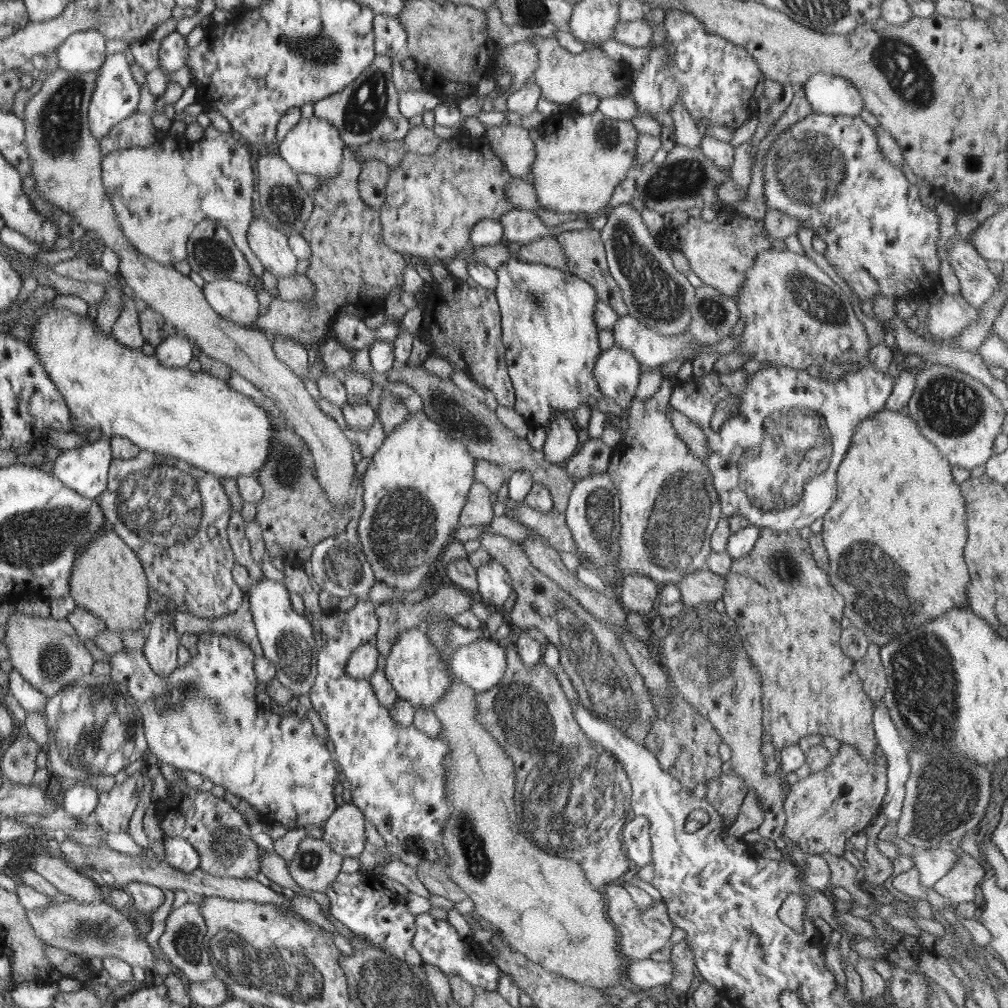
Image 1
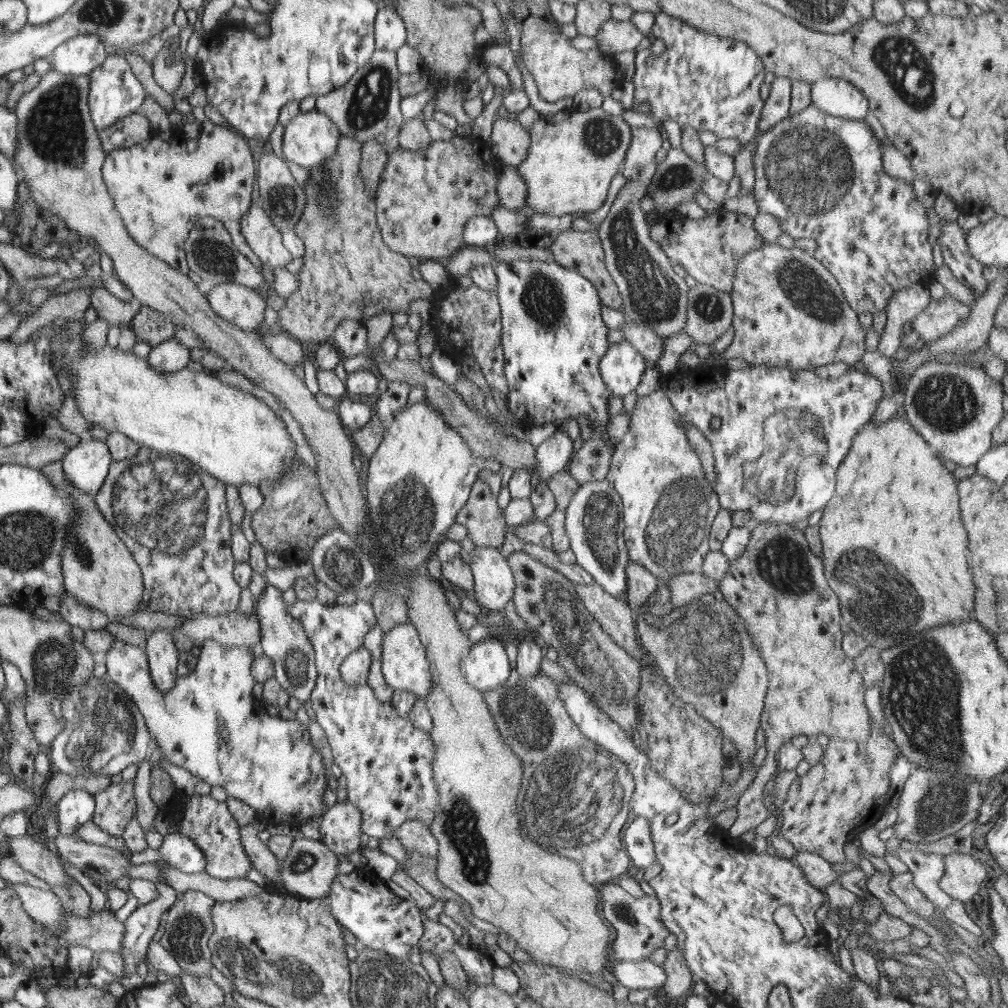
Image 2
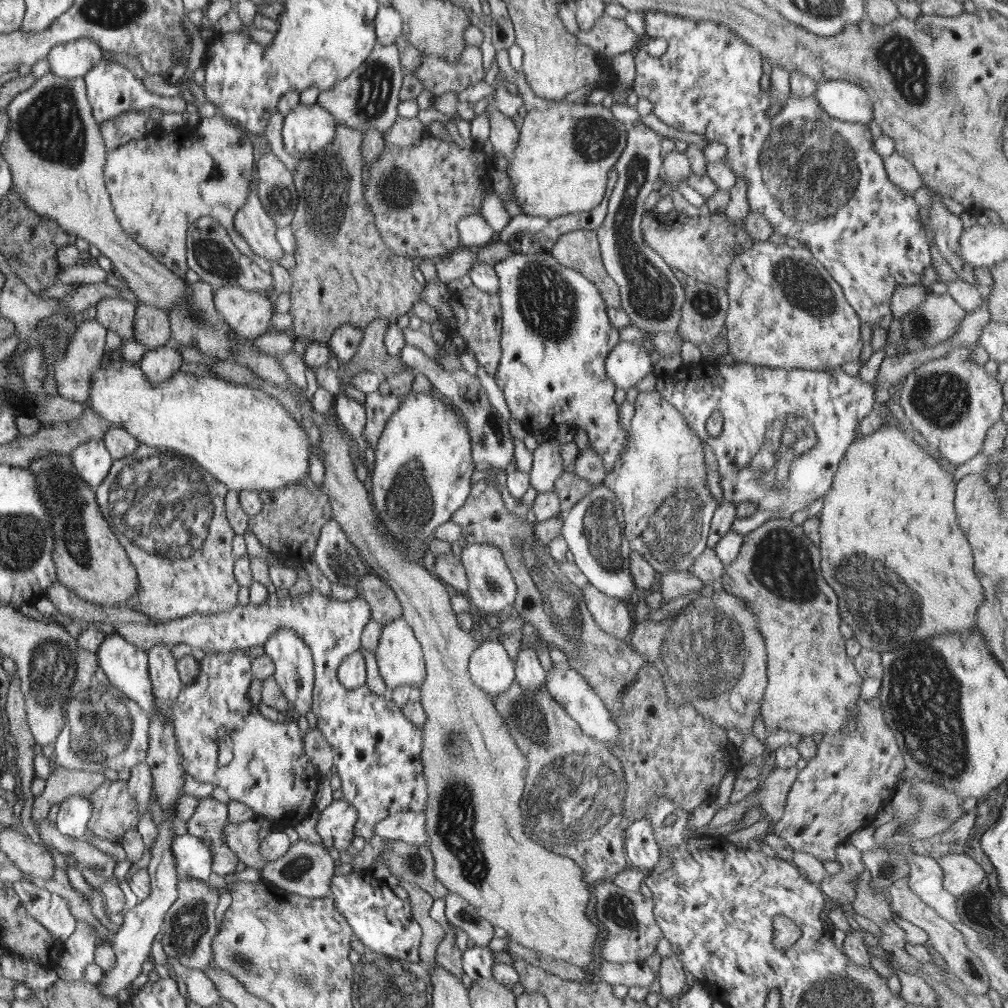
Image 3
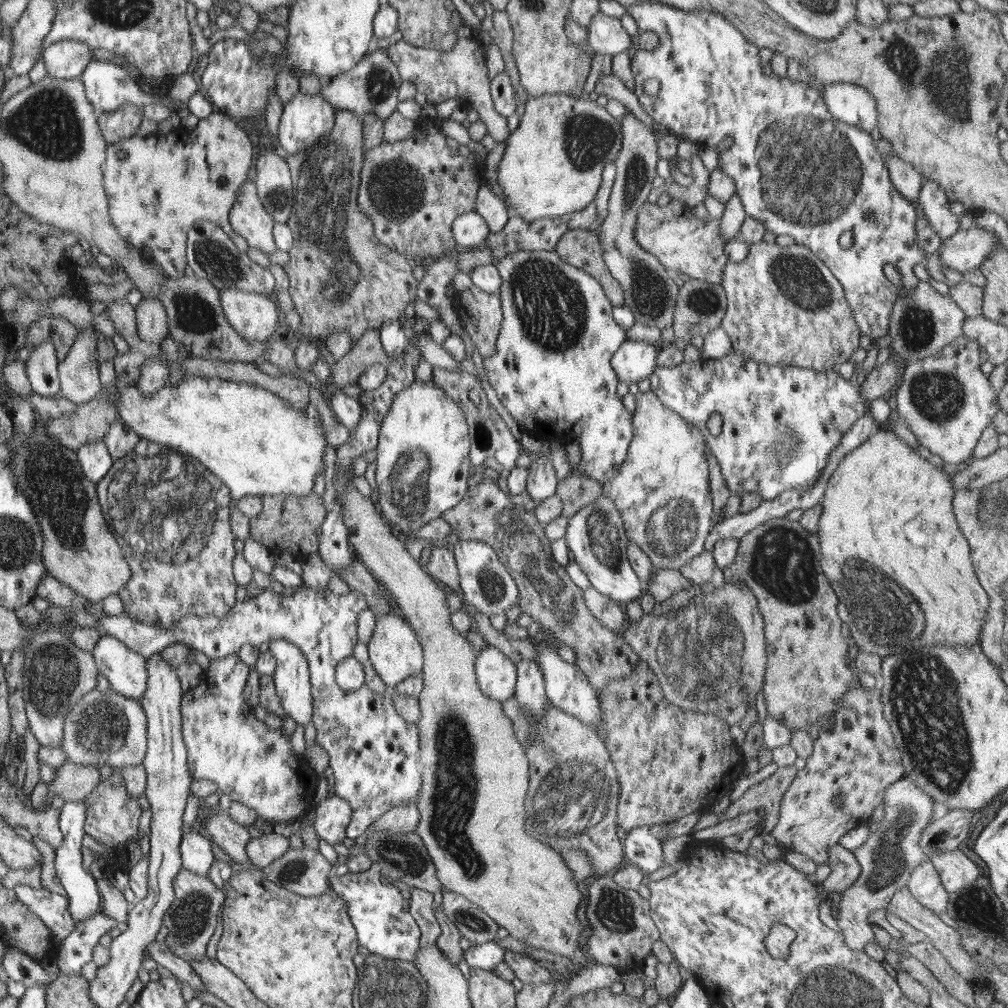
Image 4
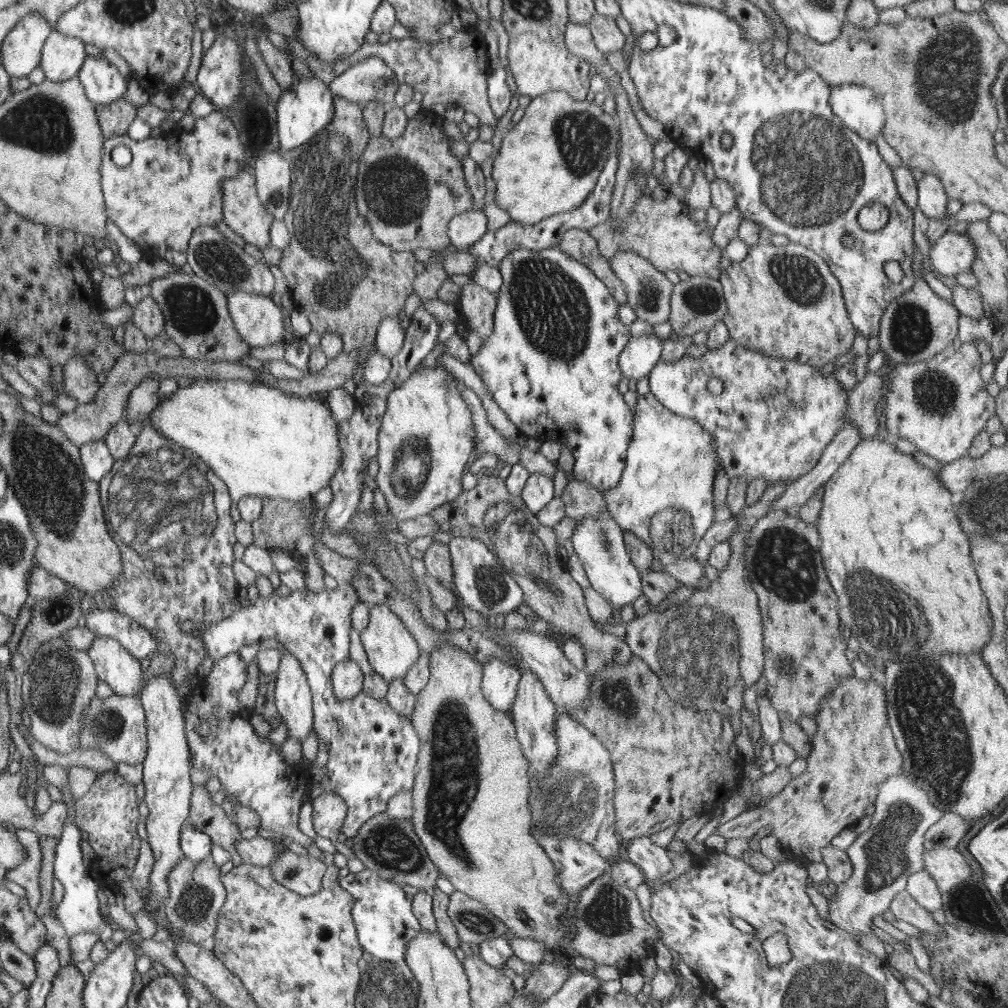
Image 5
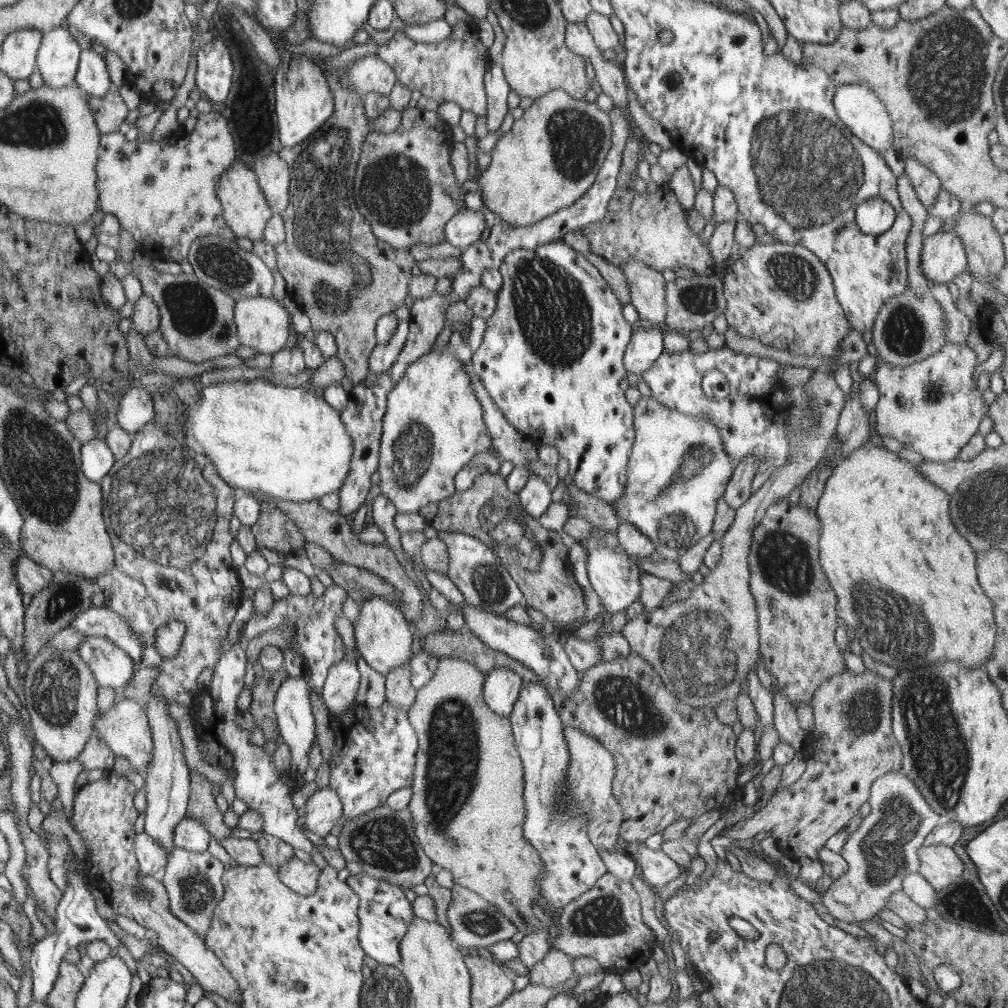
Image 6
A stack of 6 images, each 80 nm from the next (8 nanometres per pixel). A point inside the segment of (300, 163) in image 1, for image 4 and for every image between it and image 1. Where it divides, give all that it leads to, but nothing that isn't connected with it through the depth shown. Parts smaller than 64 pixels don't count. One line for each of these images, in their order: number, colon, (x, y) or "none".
2: (311, 139)
3: (308, 130)
4: (306, 119)

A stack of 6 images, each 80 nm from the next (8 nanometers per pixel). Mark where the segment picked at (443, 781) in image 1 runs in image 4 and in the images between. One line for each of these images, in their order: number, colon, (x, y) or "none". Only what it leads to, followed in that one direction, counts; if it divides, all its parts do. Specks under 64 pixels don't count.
2: (388, 762)
3: (377, 751)
4: (374, 753)

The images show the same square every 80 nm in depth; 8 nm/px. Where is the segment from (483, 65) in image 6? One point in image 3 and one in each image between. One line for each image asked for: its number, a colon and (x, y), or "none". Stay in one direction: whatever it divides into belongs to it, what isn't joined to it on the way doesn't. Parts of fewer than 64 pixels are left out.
3: (438, 75)
4: (462, 71)
5: (454, 71)

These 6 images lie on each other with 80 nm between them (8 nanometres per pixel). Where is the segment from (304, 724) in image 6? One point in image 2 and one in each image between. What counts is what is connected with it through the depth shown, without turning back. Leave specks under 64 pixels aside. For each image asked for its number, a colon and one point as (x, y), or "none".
2: (283, 640)
3: (294, 671)
4: (292, 676)
5: (292, 696)

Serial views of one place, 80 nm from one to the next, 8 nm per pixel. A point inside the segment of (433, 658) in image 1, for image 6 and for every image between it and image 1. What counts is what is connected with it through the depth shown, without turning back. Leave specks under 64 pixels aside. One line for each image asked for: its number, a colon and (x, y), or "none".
2: (404, 660)
3: (399, 654)
4: (395, 651)
5: (391, 649)
6: (383, 636)

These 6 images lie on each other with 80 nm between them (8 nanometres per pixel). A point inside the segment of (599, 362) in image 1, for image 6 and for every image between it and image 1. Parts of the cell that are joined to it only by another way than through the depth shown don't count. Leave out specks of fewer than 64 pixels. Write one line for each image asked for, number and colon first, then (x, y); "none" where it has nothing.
2: (622, 366)
3: (627, 363)
4: (635, 360)
5: (641, 354)
6: (645, 346)

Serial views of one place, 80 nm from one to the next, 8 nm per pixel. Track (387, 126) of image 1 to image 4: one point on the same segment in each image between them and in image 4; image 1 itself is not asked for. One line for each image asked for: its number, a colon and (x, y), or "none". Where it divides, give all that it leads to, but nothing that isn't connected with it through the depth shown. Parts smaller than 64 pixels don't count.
2: (368, 107)
3: (365, 100)
4: (371, 87)

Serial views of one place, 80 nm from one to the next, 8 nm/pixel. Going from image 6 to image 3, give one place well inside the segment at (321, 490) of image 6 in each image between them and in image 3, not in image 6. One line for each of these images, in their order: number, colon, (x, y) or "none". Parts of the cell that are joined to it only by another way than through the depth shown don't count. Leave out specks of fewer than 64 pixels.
3: (241, 435)
4: (259, 445)
5: (261, 441)

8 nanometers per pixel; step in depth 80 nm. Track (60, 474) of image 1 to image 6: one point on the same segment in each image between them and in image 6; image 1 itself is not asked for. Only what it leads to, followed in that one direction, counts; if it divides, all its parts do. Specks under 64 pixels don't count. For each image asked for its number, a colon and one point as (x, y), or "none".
2: (86, 466)
3: (93, 460)
4: (94, 457)
5: (98, 461)
6: (98, 459)

